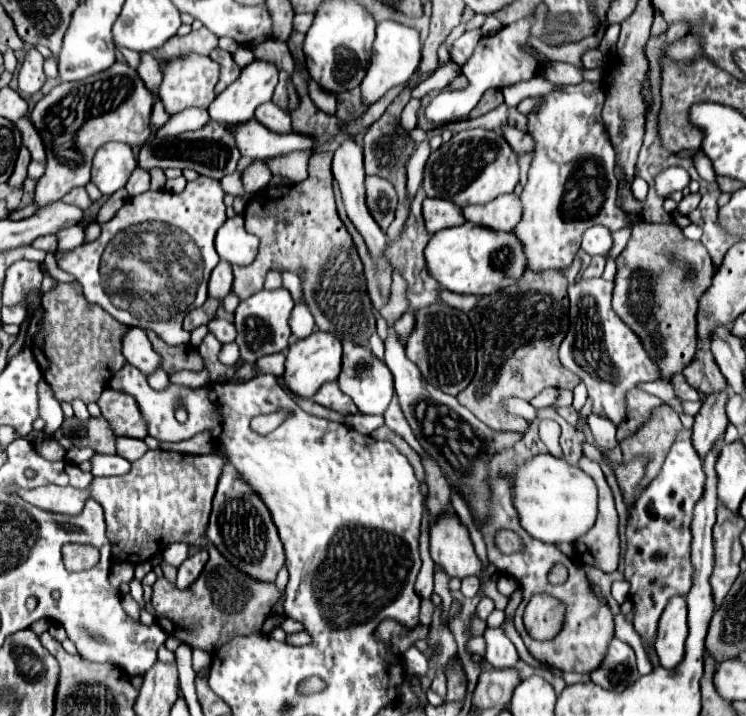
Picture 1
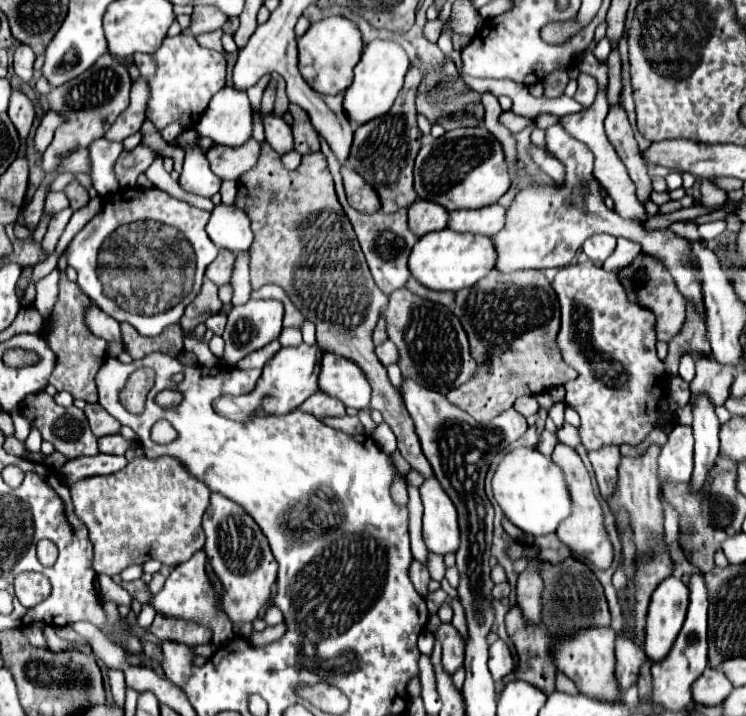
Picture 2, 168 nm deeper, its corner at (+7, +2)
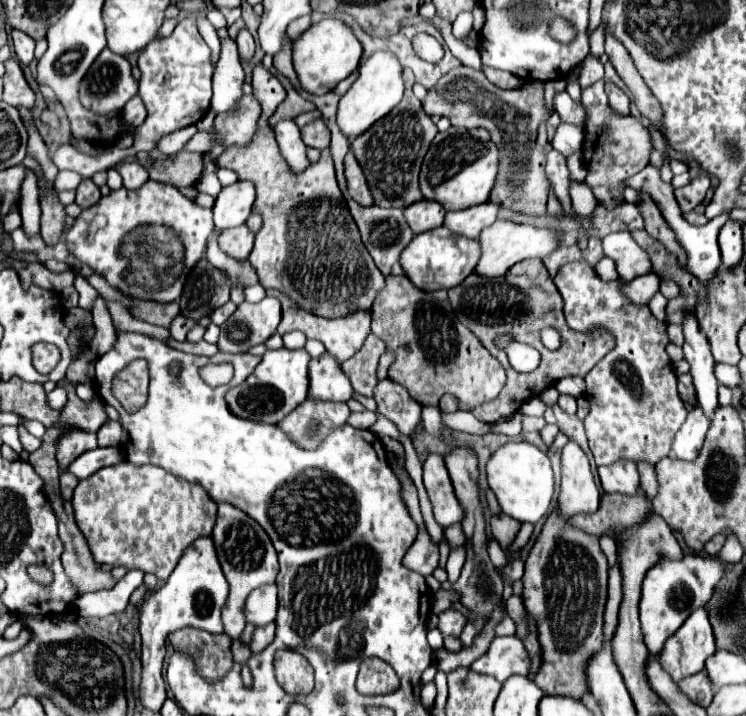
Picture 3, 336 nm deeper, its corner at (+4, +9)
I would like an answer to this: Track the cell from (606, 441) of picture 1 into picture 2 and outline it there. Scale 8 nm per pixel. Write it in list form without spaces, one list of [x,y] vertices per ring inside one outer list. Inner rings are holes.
[[[607,446],[603,450],[595,450],[589,452],[589,460],[591,466],[595,470],[595,478],[599,484],[599,492],[605,500],[609,500],[609,496],[613,494],[615,486],[617,486],[617,478],[619,478],[619,462],[621,462],[621,454],[617,446]]]

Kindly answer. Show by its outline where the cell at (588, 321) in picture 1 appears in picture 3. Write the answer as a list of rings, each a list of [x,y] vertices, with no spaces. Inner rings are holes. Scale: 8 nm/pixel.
[[[584,259],[566,263],[556,273],[554,285],[564,297],[564,317],[570,329],[588,331],[590,327],[606,327],[616,337],[616,347],[610,353],[606,353],[584,377],[586,381],[584,397],[590,403],[590,413],[584,419],[584,427],[596,465],[614,463],[618,459],[648,461],[654,465],[662,457],[668,457],[672,447],[672,435],[678,431],[678,427],[682,427],[688,411],[676,391],[676,375],[670,357],[666,353],[666,345],[668,345],[666,325],[658,321],[646,305],[636,305],[624,297],[622,293],[624,281],[620,277],[614,281],[602,281],[594,265],[590,265]]]

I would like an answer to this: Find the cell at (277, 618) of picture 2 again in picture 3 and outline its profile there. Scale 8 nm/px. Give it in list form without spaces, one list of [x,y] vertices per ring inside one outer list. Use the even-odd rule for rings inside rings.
[[[276,585],[260,587],[252,591],[246,601],[246,619],[254,625],[266,625],[276,619],[278,599],[276,599]]]

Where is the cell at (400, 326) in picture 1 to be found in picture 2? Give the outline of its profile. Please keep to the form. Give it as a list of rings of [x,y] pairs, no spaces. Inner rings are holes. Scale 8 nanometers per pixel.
[[[391,340],[383,342],[381,346],[377,346],[377,348],[375,348],[375,354],[377,354],[377,358],[381,358],[381,364],[383,364],[385,368],[387,368],[387,366],[391,366],[391,364],[397,364],[397,360],[399,360],[397,348],[393,346],[393,342],[391,342]]]

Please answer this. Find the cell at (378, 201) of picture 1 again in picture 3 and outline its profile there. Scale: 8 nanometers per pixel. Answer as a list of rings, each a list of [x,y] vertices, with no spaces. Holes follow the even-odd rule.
[[[348,153],[346,159],[344,159],[344,175],[346,175],[346,181],[348,181],[348,193],[350,193],[350,197],[356,203],[364,205],[364,207],[374,205],[374,197],[372,197],[372,193],[368,189],[364,173],[362,173],[362,169],[356,163],[356,157],[352,153]]]

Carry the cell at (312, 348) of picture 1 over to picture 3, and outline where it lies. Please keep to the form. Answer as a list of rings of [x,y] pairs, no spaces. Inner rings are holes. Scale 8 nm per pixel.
[[[282,347],[276,351],[266,351],[254,373],[242,385],[232,387],[226,393],[226,403],[230,411],[238,417],[252,421],[280,423],[308,395],[308,383],[310,383],[308,363],[310,363],[310,355],[306,349]]]

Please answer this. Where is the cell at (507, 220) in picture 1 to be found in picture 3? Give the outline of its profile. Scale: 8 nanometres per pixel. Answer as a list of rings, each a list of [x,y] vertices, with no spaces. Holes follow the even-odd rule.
[[[486,201],[480,205],[468,207],[468,209],[448,211],[444,225],[456,235],[476,239],[484,227],[488,227],[496,221],[496,215],[498,215],[498,205]]]

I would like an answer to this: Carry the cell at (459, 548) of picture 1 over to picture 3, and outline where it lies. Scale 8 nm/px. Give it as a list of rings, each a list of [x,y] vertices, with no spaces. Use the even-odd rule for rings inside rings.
[[[428,455],[424,461],[424,487],[428,491],[432,513],[436,523],[446,529],[454,523],[460,523],[464,511],[460,511],[460,503],[452,491],[452,483],[448,479],[448,471],[444,467],[442,455]]]

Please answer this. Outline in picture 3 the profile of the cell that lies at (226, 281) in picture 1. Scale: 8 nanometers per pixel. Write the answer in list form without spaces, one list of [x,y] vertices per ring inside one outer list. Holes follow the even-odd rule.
[[[236,227],[222,231],[218,237],[218,247],[236,261],[246,261],[254,245],[254,237],[248,227]]]

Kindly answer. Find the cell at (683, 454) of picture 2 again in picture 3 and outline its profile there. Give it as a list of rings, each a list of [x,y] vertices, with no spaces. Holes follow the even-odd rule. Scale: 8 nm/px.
[[[694,407],[674,437],[672,457],[682,461],[694,461],[700,455],[700,447],[704,443],[708,427],[710,427],[710,421],[704,419],[704,413],[700,411],[700,407]]]

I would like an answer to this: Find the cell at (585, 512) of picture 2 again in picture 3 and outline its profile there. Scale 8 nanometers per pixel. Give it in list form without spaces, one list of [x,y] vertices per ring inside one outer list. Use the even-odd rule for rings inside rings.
[[[568,441],[562,449],[562,481],[556,505],[558,515],[566,521],[578,513],[596,513],[600,507],[600,493],[588,457],[574,441]]]

